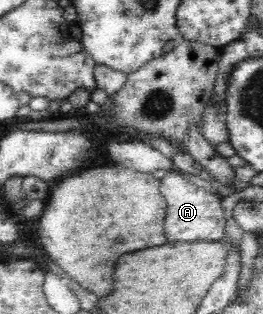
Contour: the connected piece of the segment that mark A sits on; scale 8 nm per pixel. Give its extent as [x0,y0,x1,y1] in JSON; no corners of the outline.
[159,169,225,242]

